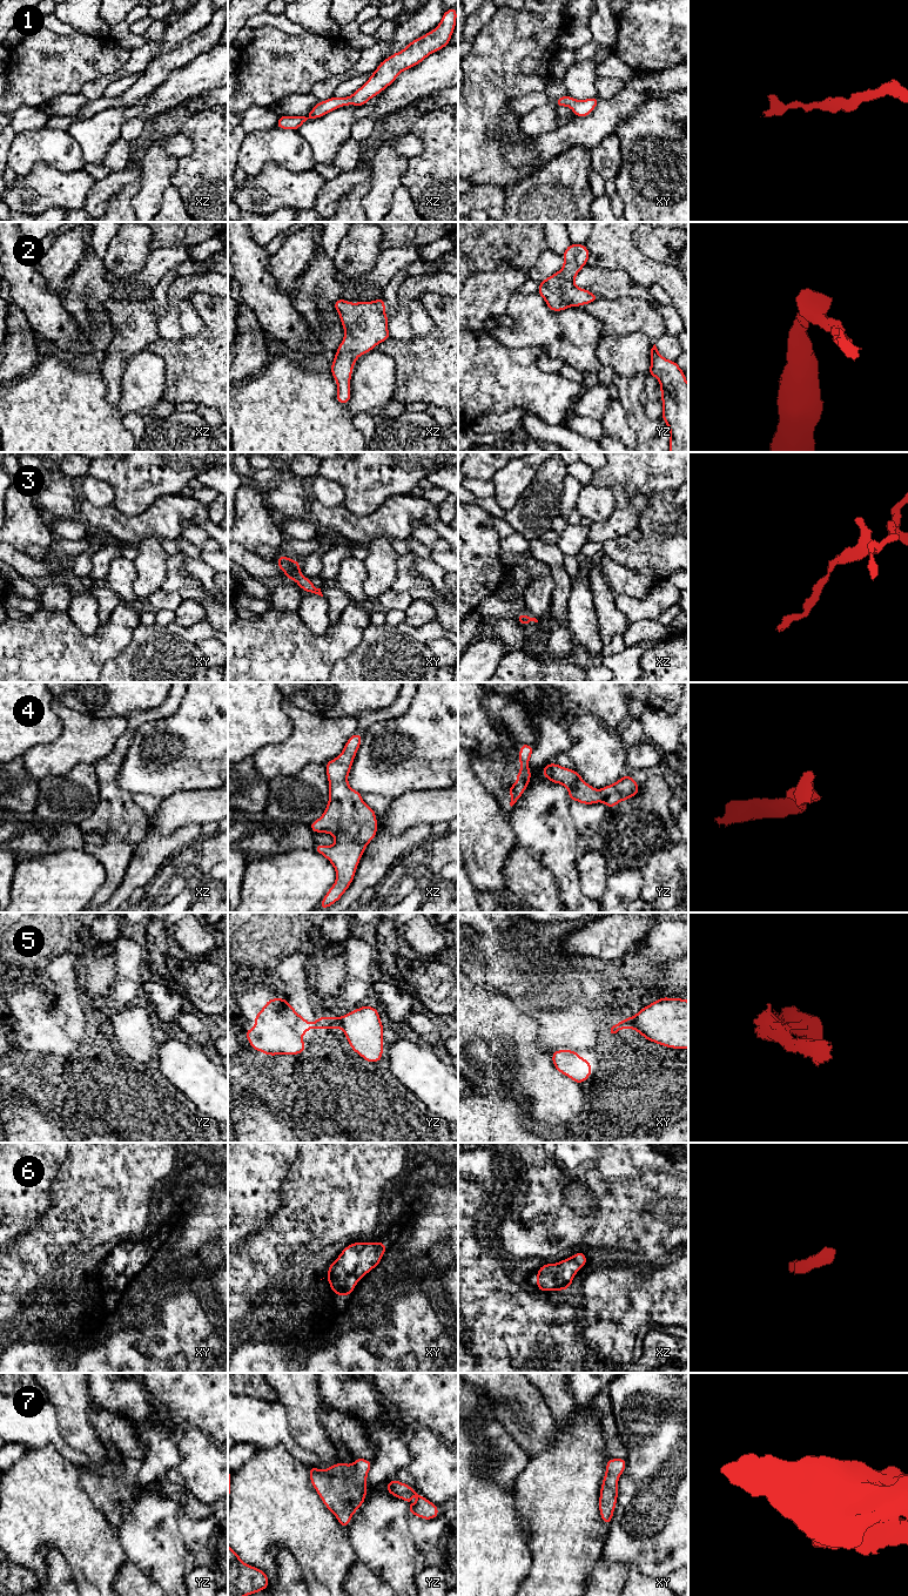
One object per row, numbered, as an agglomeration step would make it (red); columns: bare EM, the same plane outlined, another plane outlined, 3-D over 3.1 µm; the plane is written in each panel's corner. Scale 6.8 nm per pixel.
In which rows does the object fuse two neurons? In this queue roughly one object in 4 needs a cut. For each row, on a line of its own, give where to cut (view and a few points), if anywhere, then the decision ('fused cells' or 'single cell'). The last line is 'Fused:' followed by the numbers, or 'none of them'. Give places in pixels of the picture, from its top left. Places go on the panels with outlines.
1: no cut; single cell
2: no cut; single cell
3: no cut; single cell
4: no cut; single cell
5: cut in yz along (341, 1017), (342, 1028); fused cells
6: no cut; single cell
7: no cut; single cell
Fused: 5

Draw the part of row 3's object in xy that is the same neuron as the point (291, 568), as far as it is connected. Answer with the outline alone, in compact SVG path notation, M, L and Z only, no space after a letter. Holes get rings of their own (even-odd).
M280 555L276 563L278 568L284 572L285 577L288 579L295 580L300 588L307 591L308 593L315 593L323 597L321 588L316 588L312 585L311 579L301 574L301 566L298 561L285 555Z

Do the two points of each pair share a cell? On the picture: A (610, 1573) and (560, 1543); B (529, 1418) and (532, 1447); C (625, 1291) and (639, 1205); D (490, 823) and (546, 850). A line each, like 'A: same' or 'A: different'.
A: different
B: same
C: different
D: different

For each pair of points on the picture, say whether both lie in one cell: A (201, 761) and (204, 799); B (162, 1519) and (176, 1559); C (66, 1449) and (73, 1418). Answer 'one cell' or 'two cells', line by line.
A: two cells
B: one cell
C: two cells

